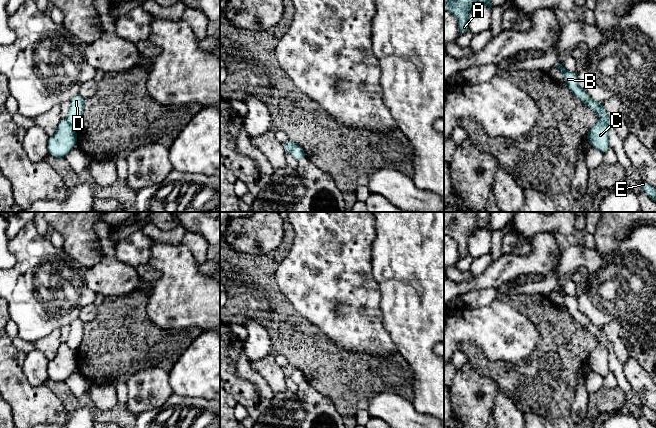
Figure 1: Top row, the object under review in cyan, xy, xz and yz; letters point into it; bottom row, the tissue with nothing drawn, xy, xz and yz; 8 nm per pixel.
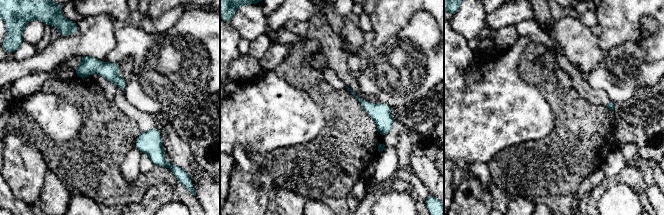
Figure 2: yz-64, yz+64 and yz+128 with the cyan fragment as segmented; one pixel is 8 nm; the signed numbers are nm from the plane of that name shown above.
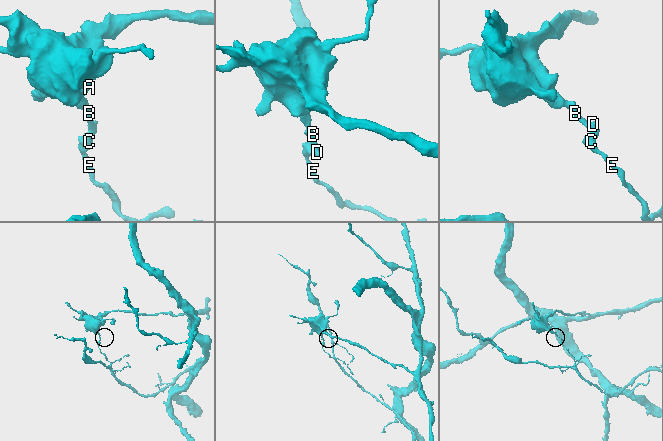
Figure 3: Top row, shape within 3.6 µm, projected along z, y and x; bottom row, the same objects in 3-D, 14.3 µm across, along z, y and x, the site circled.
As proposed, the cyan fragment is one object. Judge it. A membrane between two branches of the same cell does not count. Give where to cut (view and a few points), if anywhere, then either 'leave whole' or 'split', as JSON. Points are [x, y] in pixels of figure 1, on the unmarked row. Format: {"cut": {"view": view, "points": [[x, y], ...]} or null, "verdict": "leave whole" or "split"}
{"cut": {"view": "yz", "points": [[599, 342], [610, 352]]}, "verdict": "split"}

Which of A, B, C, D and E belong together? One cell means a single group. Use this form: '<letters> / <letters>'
A B D / C E

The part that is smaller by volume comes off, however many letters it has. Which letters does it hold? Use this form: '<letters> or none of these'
C, E

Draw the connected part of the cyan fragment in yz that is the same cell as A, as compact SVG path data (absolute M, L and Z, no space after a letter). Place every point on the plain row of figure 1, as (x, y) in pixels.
M444 212L444 234L453 238L458 245L458 257L468 254L468 237L477 229L492 232L491 212Z

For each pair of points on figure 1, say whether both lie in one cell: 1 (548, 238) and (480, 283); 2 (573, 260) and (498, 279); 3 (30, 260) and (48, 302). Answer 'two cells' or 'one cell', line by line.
1: one cell
2: two cells
3: one cell

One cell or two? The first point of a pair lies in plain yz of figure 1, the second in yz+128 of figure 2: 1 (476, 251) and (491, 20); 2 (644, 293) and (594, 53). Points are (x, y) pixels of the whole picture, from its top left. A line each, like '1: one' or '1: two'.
1: two
2: two

